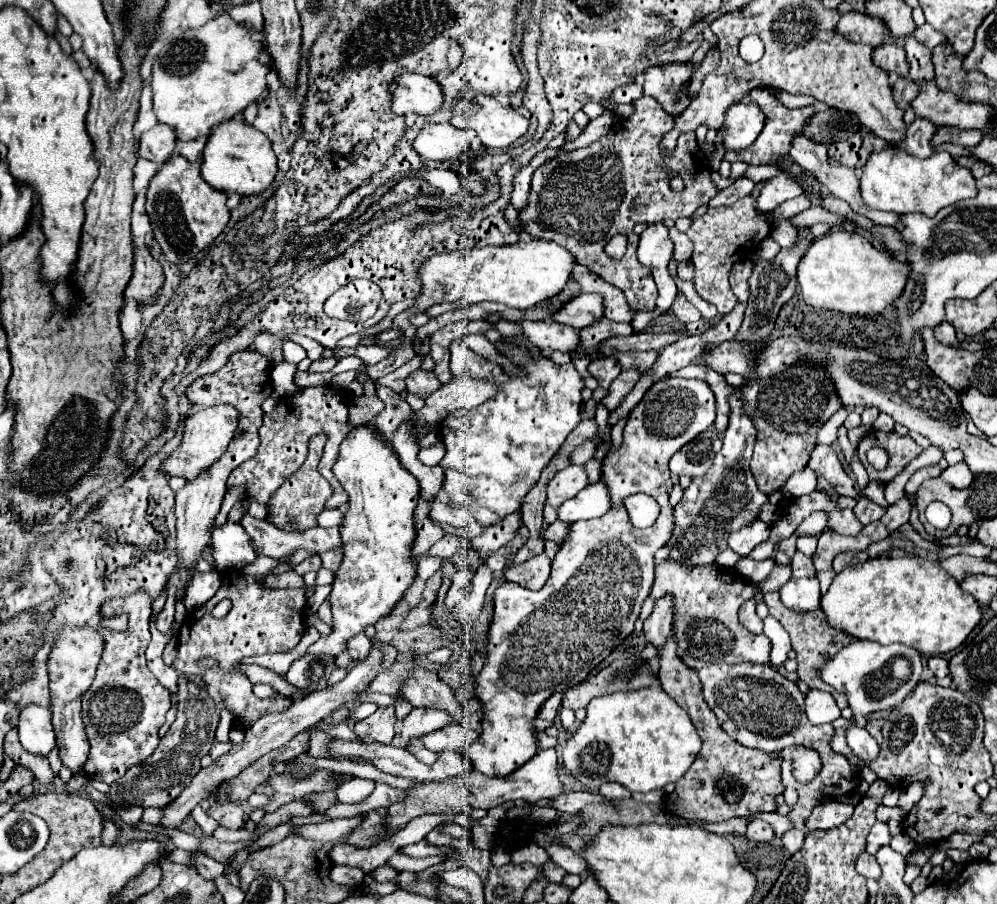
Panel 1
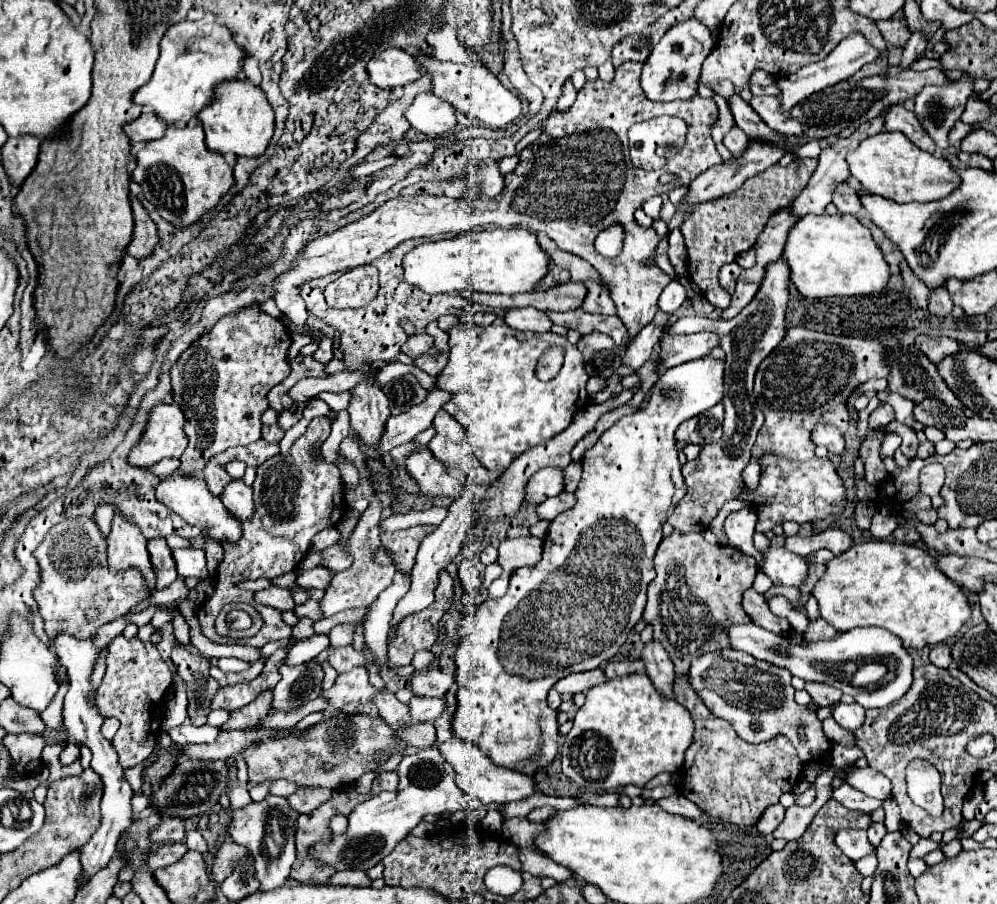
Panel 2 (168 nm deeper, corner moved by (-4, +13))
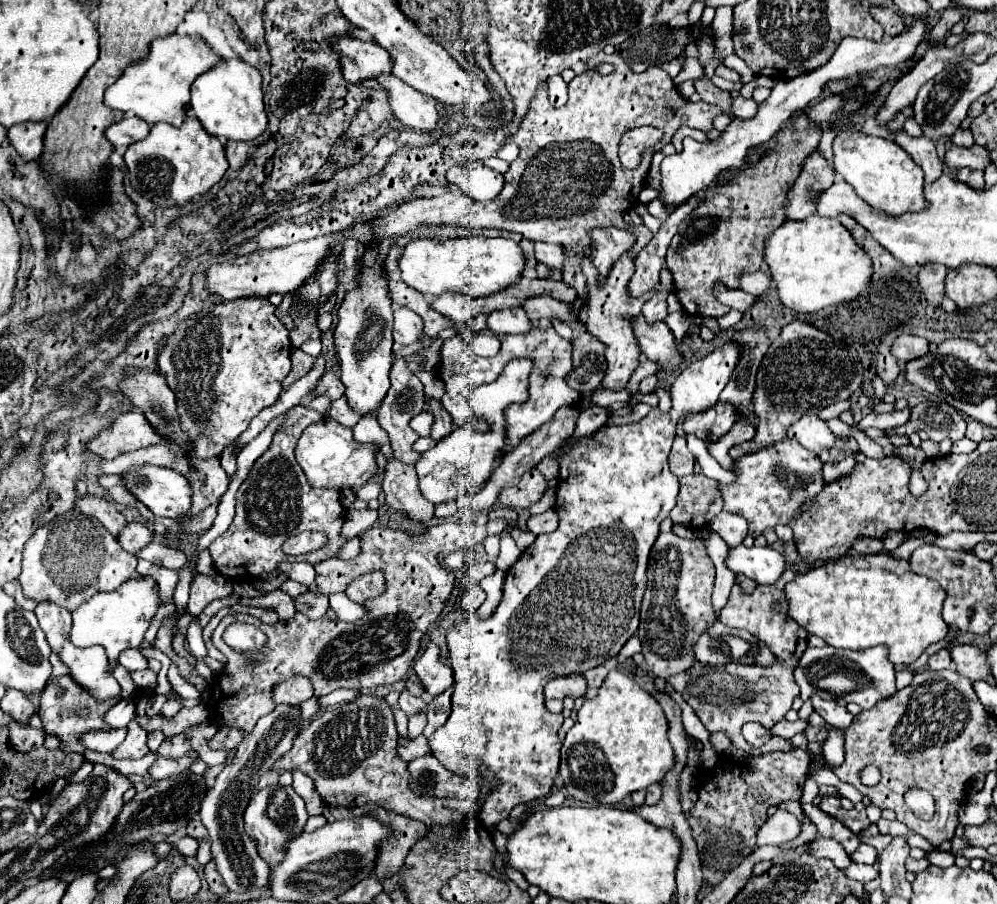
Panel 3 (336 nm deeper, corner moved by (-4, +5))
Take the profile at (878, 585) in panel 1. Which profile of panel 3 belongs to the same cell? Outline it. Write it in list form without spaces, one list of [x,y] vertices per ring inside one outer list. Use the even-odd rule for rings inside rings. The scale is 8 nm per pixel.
[[[886,551],[876,555],[842,557],[810,569],[786,585],[786,599],[788,615],[804,625],[808,633],[822,637],[828,645],[838,649],[866,649],[884,643],[890,647],[890,659],[894,665],[914,663],[928,645],[938,643],[948,635],[948,625],[940,615],[946,599],[944,589],[936,581],[916,575],[906,559],[896,559]]]

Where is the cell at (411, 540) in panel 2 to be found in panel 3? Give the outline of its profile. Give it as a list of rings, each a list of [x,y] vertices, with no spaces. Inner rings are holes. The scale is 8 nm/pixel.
[[[442,523],[442,525],[434,525],[428,527],[424,533],[416,533],[410,535],[404,529],[390,529],[390,527],[370,527],[362,533],[362,553],[350,561],[340,561],[340,559],[326,559],[322,563],[316,565],[316,583],[318,583],[318,593],[330,595],[336,591],[346,591],[346,585],[360,577],[366,571],[374,571],[374,569],[382,569],[386,573],[386,591],[380,599],[372,599],[372,603],[366,603],[364,607],[368,609],[368,615],[362,621],[356,621],[354,625],[348,625],[344,621],[328,621],[328,617],[310,621],[308,617],[304,617],[302,613],[296,613],[292,619],[288,621],[278,621],[276,625],[264,625],[258,619],[254,619],[252,615],[244,615],[244,613],[236,613],[236,615],[226,615],[218,627],[214,629],[212,635],[212,643],[216,649],[220,649],[226,657],[228,657],[228,665],[224,667],[224,671],[220,675],[216,675],[216,685],[212,687],[212,703],[208,705],[208,719],[214,721],[218,727],[230,725],[230,727],[238,727],[244,733],[252,731],[252,727],[256,725],[256,721],[270,713],[274,709],[274,701],[272,701],[272,689],[282,683],[284,679],[292,677],[292,675],[306,675],[312,685],[314,685],[314,695],[322,697],[328,695],[336,689],[342,687],[350,687],[350,689],[376,689],[380,685],[392,685],[400,679],[406,677],[412,661],[416,659],[418,651],[420,651],[420,643],[426,635],[426,631],[430,629],[430,625],[438,619],[438,615],[442,613],[446,601],[452,595],[454,589],[454,573],[450,569],[444,569],[438,563],[438,553],[440,551],[456,551],[460,549],[462,543],[462,533],[454,523]],[[242,621],[242,623],[254,623],[256,627],[262,629],[262,633],[266,635],[266,643],[258,653],[248,653],[248,655],[240,655],[238,651],[234,651],[232,647],[228,647],[222,641],[222,633],[228,625]],[[230,657],[240,657],[242,665],[238,667],[238,671],[232,669],[232,659]],[[248,659],[254,659],[256,665],[250,665]]]

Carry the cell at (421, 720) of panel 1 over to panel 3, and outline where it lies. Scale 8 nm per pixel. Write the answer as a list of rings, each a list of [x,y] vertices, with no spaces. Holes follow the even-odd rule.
[[[430,643],[426,653],[416,659],[414,671],[416,671],[418,679],[420,679],[420,683],[424,685],[424,691],[428,695],[432,695],[432,697],[444,693],[454,683],[452,669],[446,667],[446,663],[440,661],[438,647],[434,643]]]

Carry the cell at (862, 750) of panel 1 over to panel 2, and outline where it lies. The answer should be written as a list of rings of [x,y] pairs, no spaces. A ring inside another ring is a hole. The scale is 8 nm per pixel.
[[[836,703],[832,707],[832,717],[836,719],[838,725],[842,725],[848,731],[856,731],[864,723],[864,707],[860,705],[846,705],[846,703]]]

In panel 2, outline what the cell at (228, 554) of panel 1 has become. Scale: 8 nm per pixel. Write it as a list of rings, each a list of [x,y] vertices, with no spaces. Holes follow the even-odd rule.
[[[174,473],[174,475],[166,477],[166,479],[162,479],[160,485],[156,485],[154,495],[156,495],[156,499],[160,499],[160,503],[164,503],[170,511],[180,515],[186,523],[198,525],[198,527],[206,529],[208,535],[214,537],[218,543],[222,539],[236,541],[240,537],[240,523],[236,523],[236,519],[220,503],[220,497],[214,497],[208,491],[206,481],[200,475],[180,475],[180,473]]]

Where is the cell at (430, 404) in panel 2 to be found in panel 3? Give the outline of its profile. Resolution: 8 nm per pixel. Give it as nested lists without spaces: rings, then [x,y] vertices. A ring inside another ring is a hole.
[[[324,415],[324,419],[316,425],[310,425],[298,445],[296,445],[296,459],[300,463],[300,467],[304,469],[308,483],[312,487],[362,487],[364,483],[368,483],[376,473],[378,473],[378,465],[376,465],[376,453],[380,451],[380,447],[376,443],[356,443],[352,439],[352,429],[342,427],[340,423],[336,423],[334,419],[330,419],[328,415]]]

